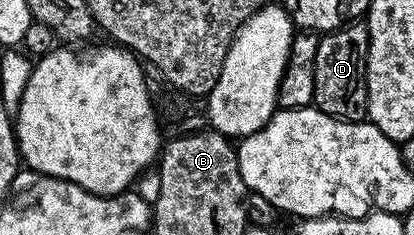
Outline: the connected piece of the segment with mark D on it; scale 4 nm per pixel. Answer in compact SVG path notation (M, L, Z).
M364 22L345 24L344 27L321 35L318 54L314 54L314 94L312 104L322 114L335 120L349 120L355 124L368 120L368 25Z

